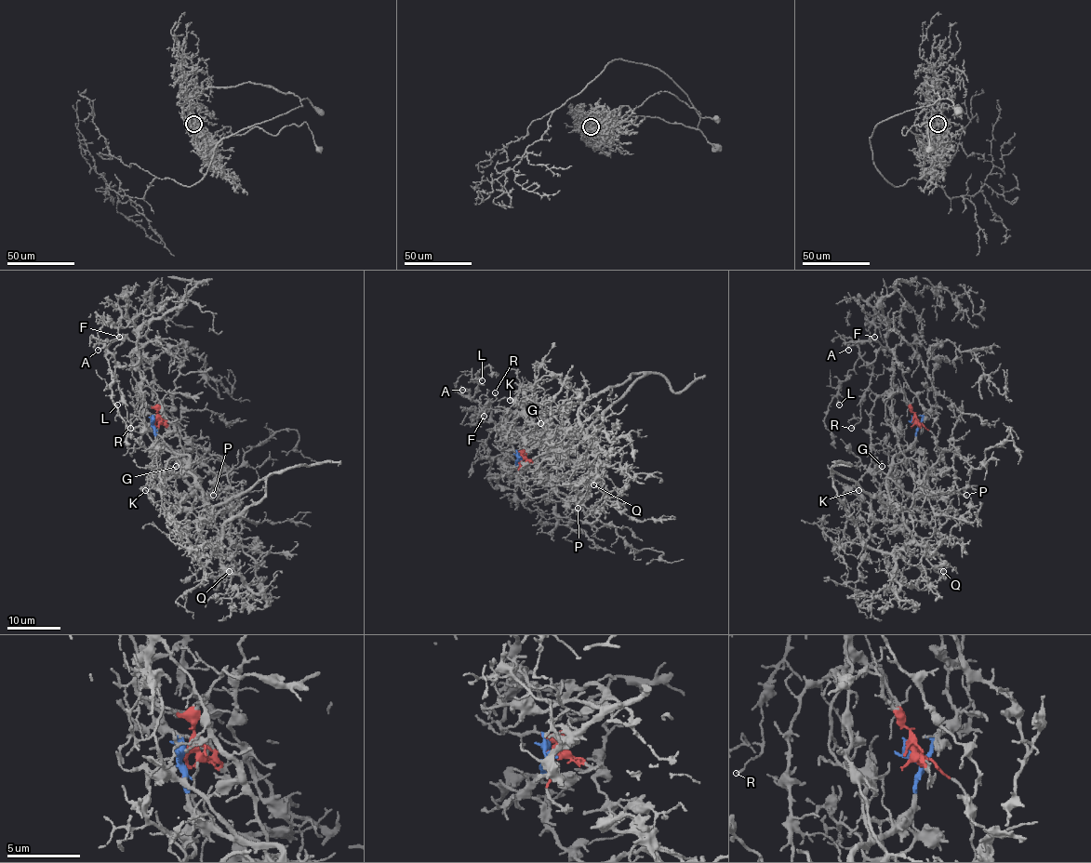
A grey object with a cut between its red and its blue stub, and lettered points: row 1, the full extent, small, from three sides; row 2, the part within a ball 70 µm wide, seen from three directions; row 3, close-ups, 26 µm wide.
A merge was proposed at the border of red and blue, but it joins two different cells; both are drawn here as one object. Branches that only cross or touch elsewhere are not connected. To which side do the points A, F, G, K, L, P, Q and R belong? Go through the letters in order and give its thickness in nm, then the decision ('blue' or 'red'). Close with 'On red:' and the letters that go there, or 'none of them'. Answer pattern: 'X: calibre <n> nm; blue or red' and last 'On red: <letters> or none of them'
A: calibre 140 nm; red
F: calibre 120 nm; red
G: calibre 130 nm; blue
K: calibre 130 nm; blue
L: calibre 150 nm; red
P: calibre 120 nm; blue
Q: calibre 160 nm; blue
R: calibre 160 nm; red
On red: A, F, L, R

